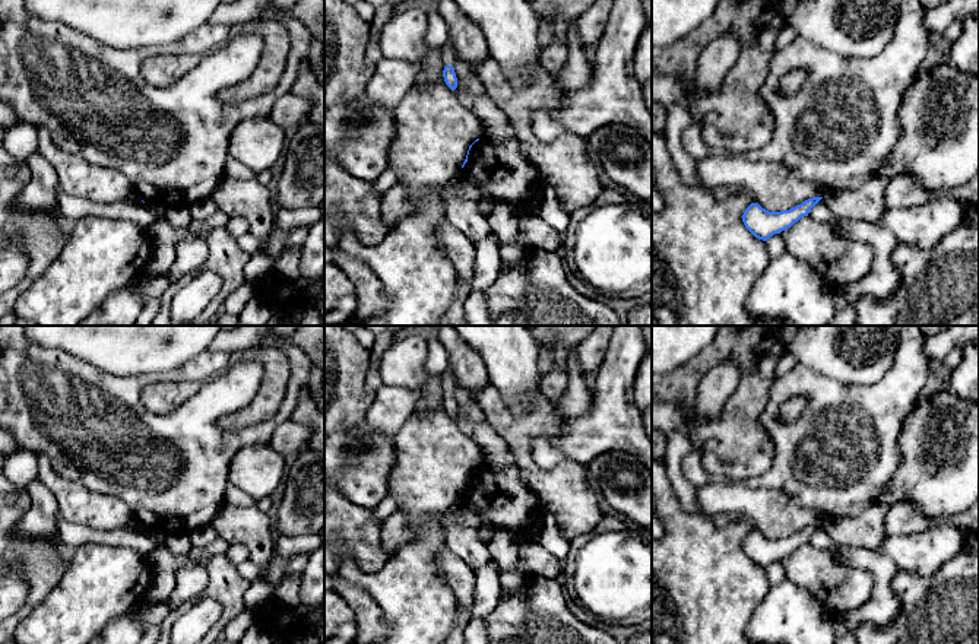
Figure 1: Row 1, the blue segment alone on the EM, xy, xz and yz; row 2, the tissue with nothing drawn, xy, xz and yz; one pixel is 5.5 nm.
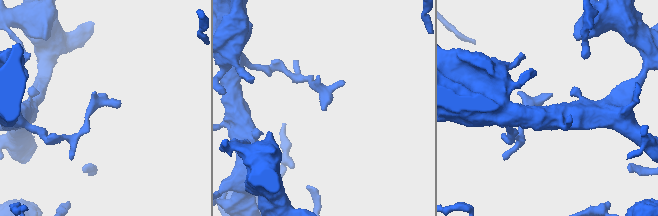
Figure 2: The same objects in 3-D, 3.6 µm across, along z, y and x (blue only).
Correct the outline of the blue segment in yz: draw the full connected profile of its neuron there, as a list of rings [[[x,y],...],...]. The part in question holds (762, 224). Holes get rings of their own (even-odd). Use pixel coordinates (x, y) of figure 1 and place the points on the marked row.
[[[812,197],[789,210],[782,212],[769,212],[758,203],[751,203],[742,215],[742,222],[755,238],[767,241],[774,234],[780,234],[791,228],[802,216],[808,216],[810,210],[821,199],[823,197]]]

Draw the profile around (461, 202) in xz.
[[[459,171],[441,190],[446,219],[472,242],[491,235],[487,216],[479,210],[479,194]]]

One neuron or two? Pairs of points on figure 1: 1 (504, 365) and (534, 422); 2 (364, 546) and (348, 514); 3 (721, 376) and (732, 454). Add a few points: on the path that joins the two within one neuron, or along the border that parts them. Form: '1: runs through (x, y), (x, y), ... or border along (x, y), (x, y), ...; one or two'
1: border along (497, 390), (516, 415), (522, 415), (539, 393); two
2: runs through (363, 539), (361, 533), (349, 522); one
3: border along (735, 358), (729, 357), (712, 367), (700, 384); two

